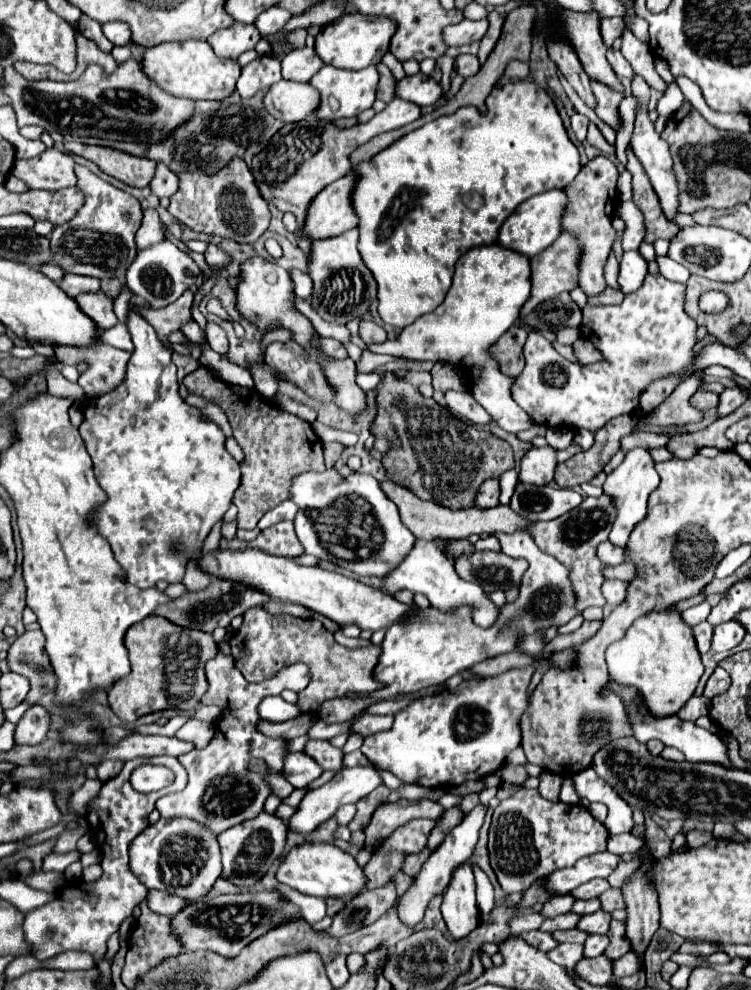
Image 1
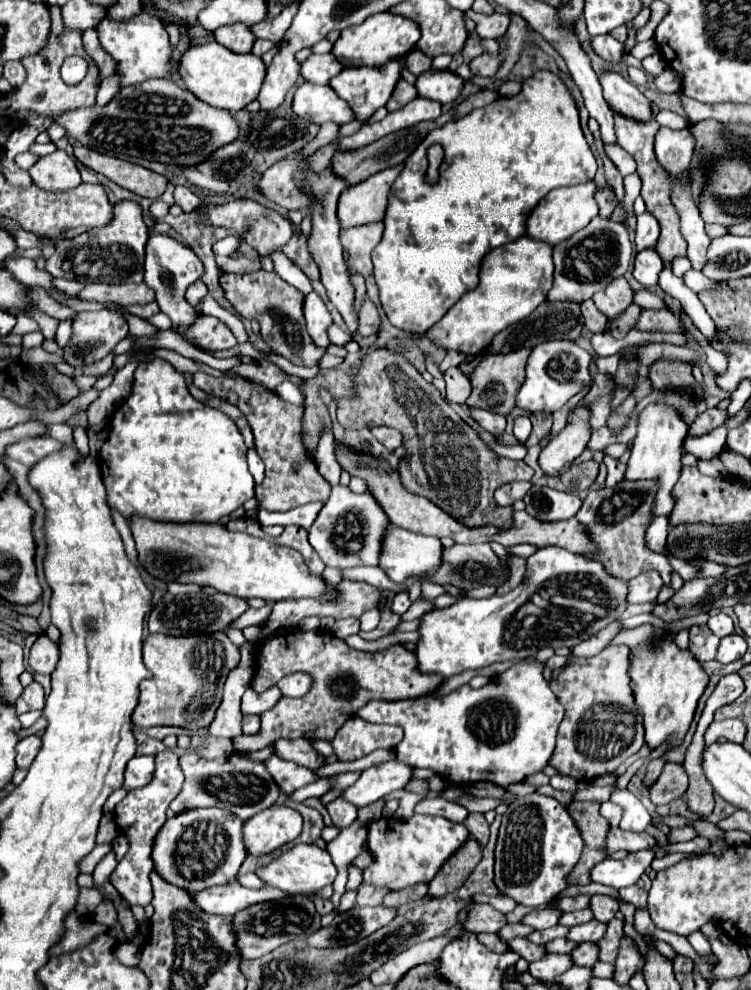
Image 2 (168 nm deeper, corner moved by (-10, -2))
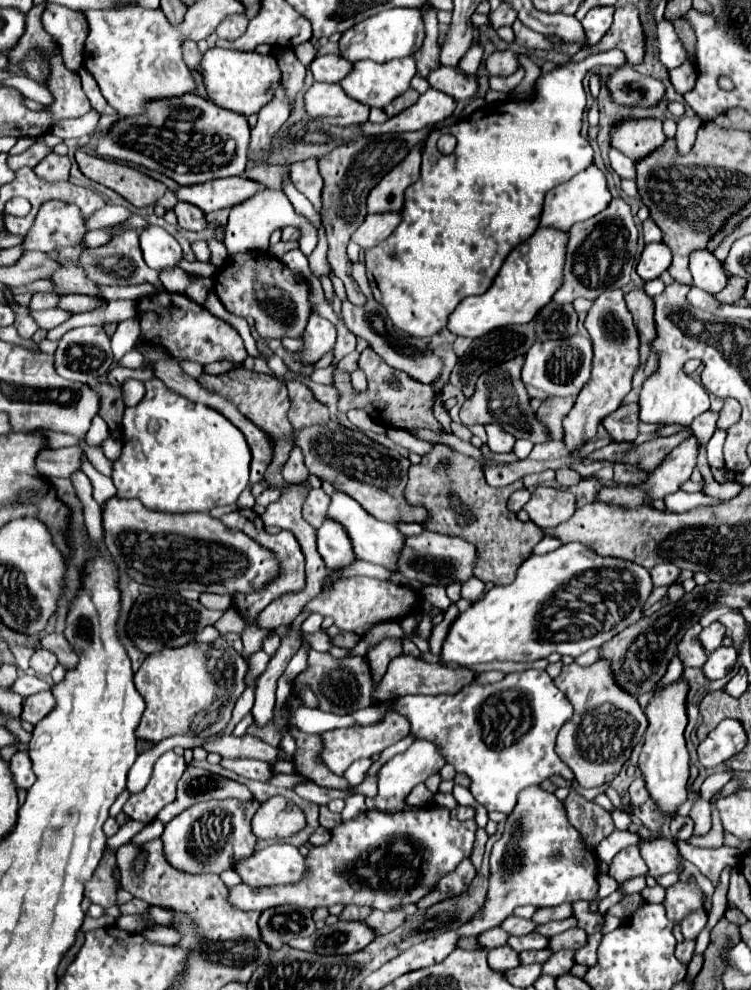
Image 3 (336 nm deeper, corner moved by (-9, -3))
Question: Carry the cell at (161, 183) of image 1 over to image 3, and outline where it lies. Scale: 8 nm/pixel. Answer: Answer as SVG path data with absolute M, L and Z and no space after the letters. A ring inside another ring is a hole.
M177 201L175 205L175 215L177 215L177 221L183 229L187 231L201 231L201 229L207 229L207 217L205 213L199 209L199 207L193 207L191 203L185 203L185 201Z

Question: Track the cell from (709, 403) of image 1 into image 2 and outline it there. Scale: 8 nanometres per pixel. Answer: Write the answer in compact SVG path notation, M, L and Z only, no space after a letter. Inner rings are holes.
M656 360L650 366L648 378L654 388L680 388L688 386L694 388L696 380L692 378L692 366L684 360Z

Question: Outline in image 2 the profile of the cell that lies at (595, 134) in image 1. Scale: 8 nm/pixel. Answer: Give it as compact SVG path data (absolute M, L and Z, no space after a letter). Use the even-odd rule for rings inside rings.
M612 144L612 146L606 146L606 154L608 158L614 162L614 166L618 168L618 172L622 176L628 176L632 172L636 172L636 162L630 154L626 154L626 150L622 150L618 144Z

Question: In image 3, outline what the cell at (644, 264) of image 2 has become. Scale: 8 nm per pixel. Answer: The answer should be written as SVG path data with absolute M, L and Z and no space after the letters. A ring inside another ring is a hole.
M649 243L641 253L637 273L643 281L651 281L651 279L657 279L669 265L671 265L669 247L663 243Z

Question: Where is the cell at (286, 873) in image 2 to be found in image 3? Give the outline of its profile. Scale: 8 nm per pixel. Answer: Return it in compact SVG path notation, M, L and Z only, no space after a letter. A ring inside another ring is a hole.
M277 843L235 863L235 871L249 887L299 883L305 877L305 857L297 847Z

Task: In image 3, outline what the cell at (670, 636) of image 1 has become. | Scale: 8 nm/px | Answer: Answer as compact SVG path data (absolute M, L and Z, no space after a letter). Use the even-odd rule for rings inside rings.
M677 679L667 687L655 689L653 697L645 707L645 715L649 719L649 727L645 731L645 743L639 757L639 769L645 777L647 791L651 799L659 805L663 815L675 815L677 809L687 799L687 779L689 779L689 753L685 747L683 731L687 727L687 711L685 699L689 693L689 683L685 679Z

